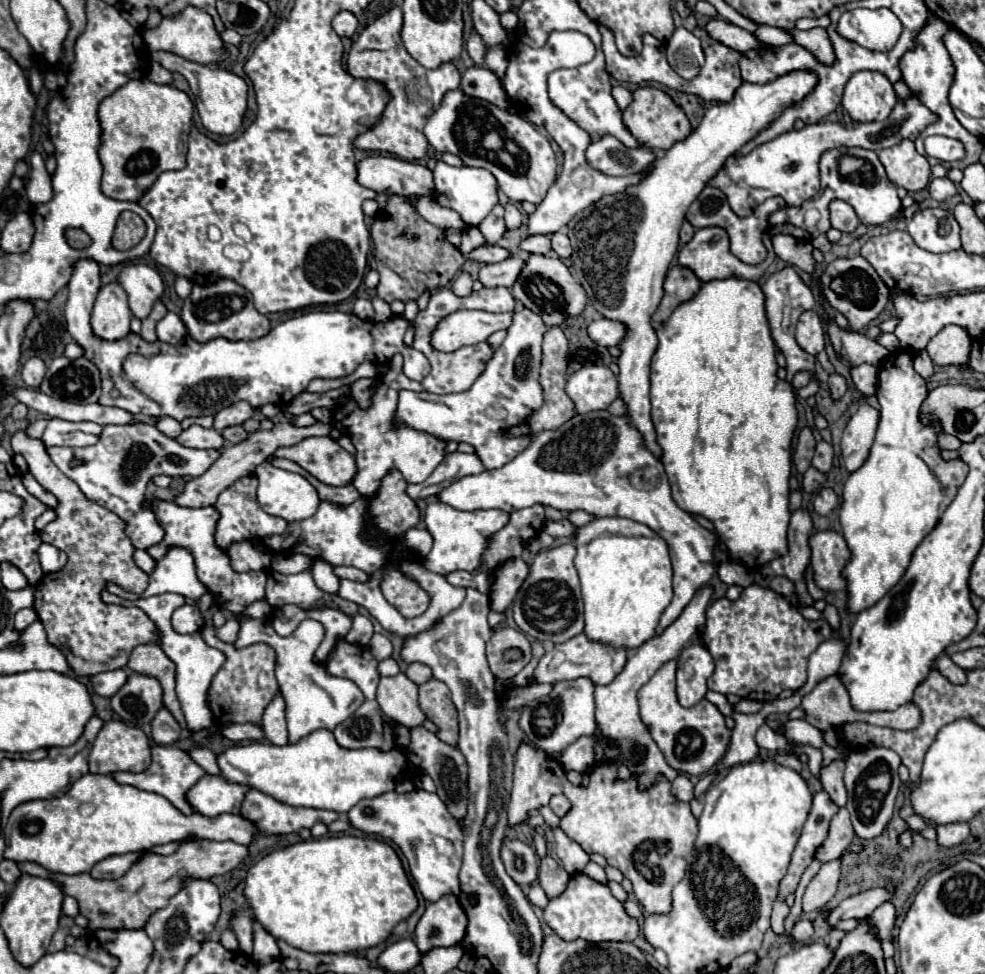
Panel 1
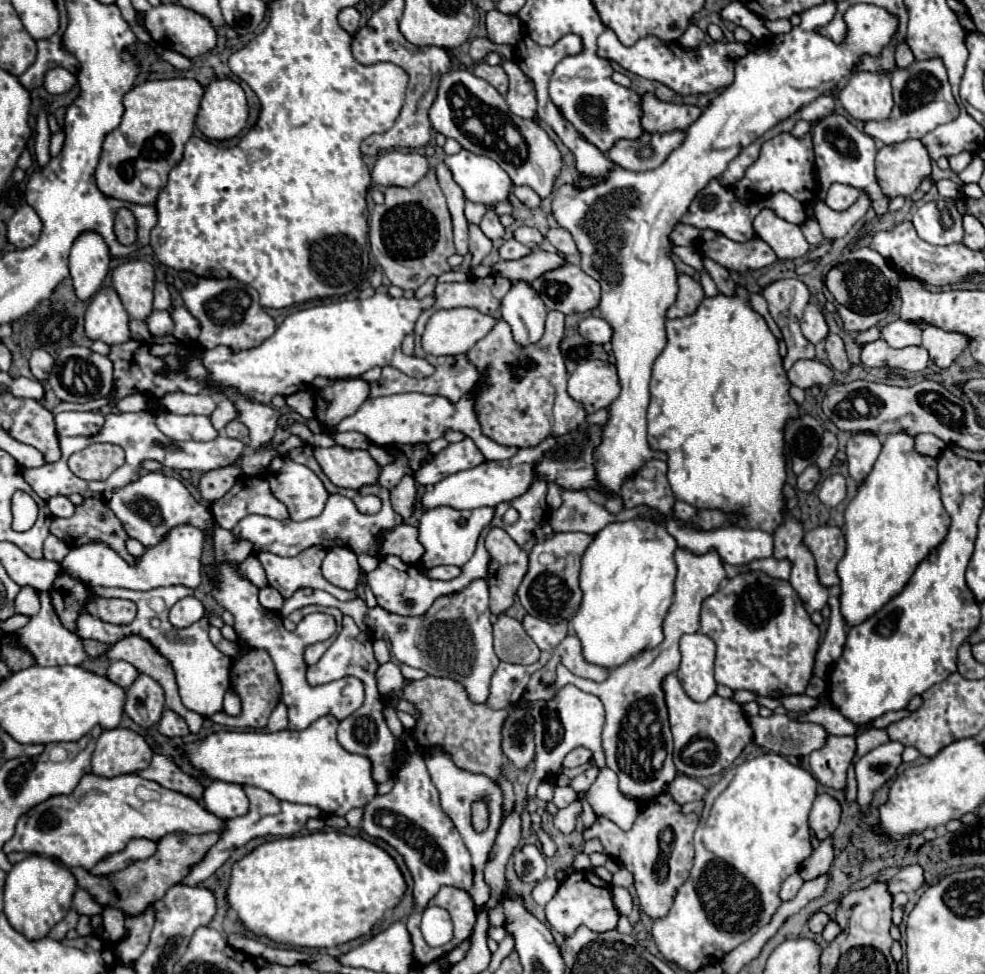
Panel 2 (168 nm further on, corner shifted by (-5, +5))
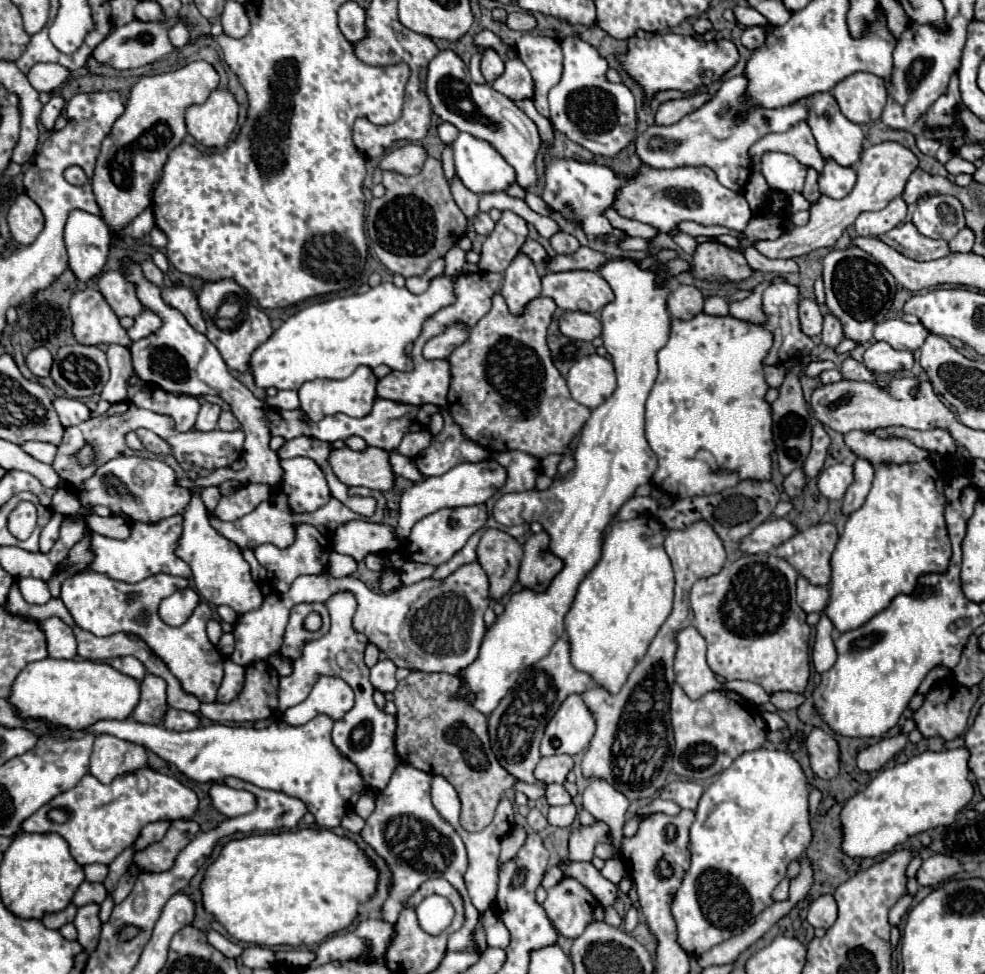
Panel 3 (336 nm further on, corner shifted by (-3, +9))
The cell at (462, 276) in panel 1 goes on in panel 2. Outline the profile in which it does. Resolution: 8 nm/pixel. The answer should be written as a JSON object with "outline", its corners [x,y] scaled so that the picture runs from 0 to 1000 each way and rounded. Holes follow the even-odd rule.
{"outline":[[[477,231],[477,262],[479,262],[479,268],[477,268],[477,284],[481,280],[481,276],[487,272],[487,268],[499,258],[499,247],[487,237],[487,233],[483,231]]]}

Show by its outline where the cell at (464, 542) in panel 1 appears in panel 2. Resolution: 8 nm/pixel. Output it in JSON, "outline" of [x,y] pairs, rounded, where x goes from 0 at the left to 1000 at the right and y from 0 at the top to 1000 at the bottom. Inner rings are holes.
{"outline":[[[441,521],[430,525],[424,547],[426,547],[426,557],[430,560],[432,568],[428,570],[428,580],[432,584],[445,582],[445,580],[465,580],[469,582],[471,578],[477,576],[483,564],[483,555],[487,545],[499,535],[502,531],[502,521],[487,521],[487,523],[459,523],[459,521]]]}

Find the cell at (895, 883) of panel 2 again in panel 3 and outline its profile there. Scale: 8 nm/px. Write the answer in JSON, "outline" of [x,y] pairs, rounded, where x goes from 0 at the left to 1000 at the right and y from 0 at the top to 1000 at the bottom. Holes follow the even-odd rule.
{"outline":[[[946,878],[942,880],[936,890],[930,896],[930,902],[934,909],[952,909],[960,902],[966,902],[971,896],[979,894],[977,886],[964,878]]]}

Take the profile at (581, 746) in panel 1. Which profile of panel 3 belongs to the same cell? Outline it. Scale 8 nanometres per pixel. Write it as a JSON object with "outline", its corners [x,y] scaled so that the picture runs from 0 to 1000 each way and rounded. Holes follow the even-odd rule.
{"outline":[[[560,775],[560,777],[550,777],[548,783],[542,790],[542,798],[548,806],[558,806],[558,804],[573,804],[577,792],[583,787],[583,781],[579,775]]]}

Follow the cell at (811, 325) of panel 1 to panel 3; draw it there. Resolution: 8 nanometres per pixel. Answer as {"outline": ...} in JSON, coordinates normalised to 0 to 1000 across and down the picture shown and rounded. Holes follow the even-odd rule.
{"outline":[[[814,307],[812,309],[812,334],[814,334],[814,340],[820,346],[832,344],[832,340],[835,340],[835,321],[832,321],[828,309],[824,309],[824,307]]]}

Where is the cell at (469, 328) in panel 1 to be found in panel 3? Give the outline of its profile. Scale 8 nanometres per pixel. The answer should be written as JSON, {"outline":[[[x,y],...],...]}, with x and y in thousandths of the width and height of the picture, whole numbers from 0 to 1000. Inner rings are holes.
{"outline":[[[459,334],[453,342],[439,346],[432,356],[430,356],[430,367],[432,369],[455,369],[457,362],[469,354],[469,350],[473,350],[473,342],[477,338],[473,338],[471,334]]]}

